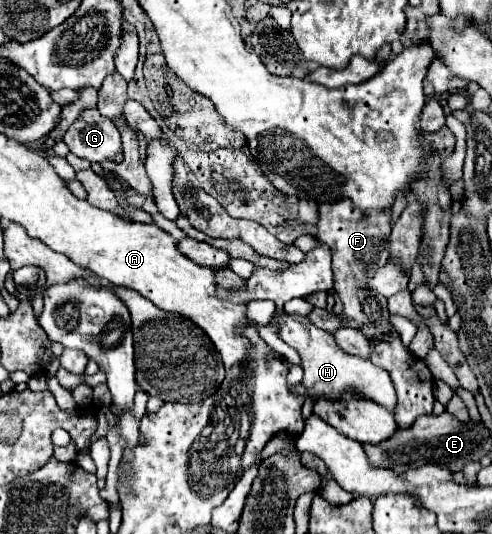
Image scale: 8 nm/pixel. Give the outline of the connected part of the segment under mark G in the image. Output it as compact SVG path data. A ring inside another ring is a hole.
M97 109L83 111L81 117L67 129L63 141L73 155L83 157L87 161L115 161L115 155L121 151L121 137L117 127L113 125L111 119L101 117Z

